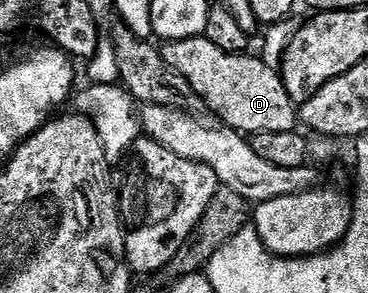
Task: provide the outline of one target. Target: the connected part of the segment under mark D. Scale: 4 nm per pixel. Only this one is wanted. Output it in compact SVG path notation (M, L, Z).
M205 37L198 39L172 39L164 42L161 47L163 60L170 65L174 71L193 89L193 93L198 95L200 100L216 115L218 122L224 127L231 127L233 130L250 137L261 133L285 133L294 131L297 127L297 105L289 97L289 93L283 84L283 76L263 58L251 56L251 53L234 55L225 53L225 49L217 49L213 41Z

